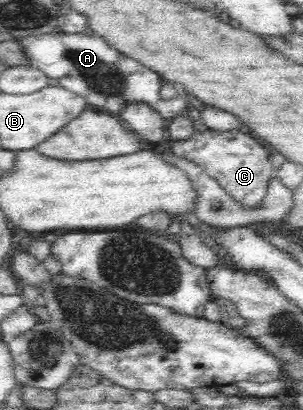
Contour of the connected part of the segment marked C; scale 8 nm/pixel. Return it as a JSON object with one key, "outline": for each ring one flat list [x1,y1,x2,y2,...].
{"outline":[[211,130,194,131,185,140,171,141,170,154,185,158,201,167,211,178,214,178,221,189,238,205,245,209,255,210,261,206,266,190,271,185,275,172,269,163,269,152,262,142,255,142,251,136,239,130]]}

